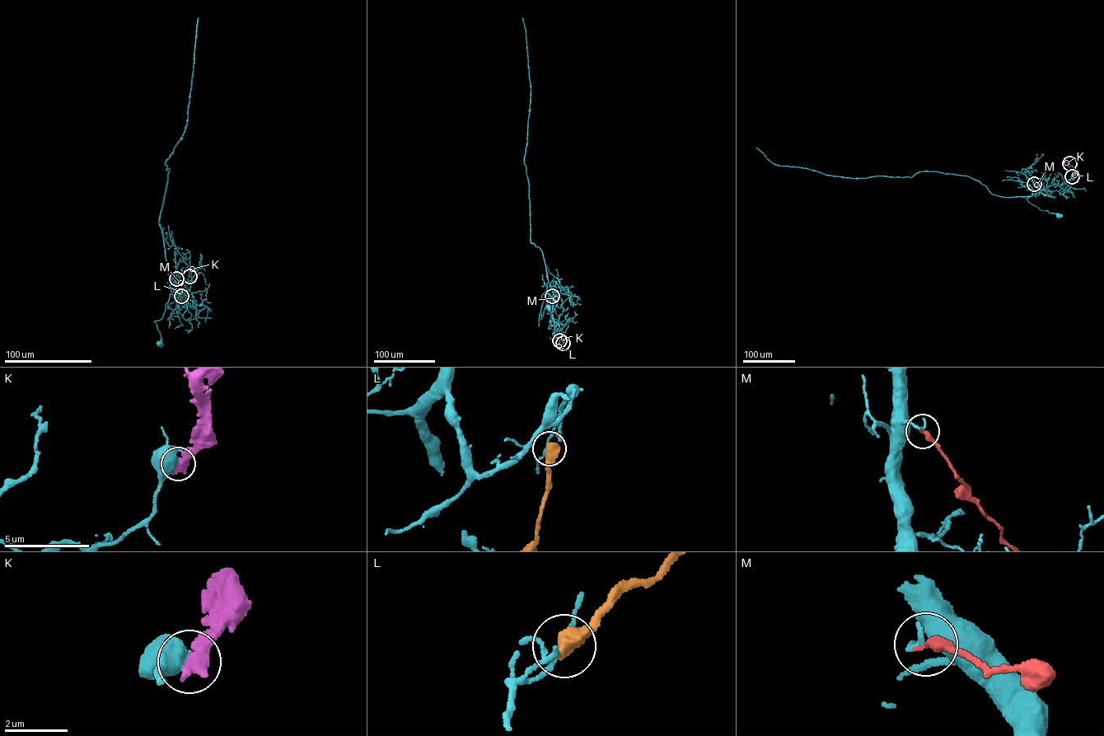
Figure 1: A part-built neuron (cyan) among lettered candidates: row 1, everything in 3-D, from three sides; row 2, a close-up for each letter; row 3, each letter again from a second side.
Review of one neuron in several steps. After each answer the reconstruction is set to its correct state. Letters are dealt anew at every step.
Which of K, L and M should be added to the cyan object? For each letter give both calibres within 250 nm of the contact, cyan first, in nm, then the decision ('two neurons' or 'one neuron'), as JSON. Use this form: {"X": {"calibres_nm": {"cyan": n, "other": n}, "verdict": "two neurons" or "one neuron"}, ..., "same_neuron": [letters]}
{"K": {"calibres_nm": {"cyan": 700, "other": 480}, "verdict": "two neurons"}, "L": {"calibres_nm": {"cyan": 90, "other": 650}, "verdict": "two neurons"}, "M": {"calibres_nm": {"cyan": 160, "other": 320}, "verdict": "two neurons"}, "same_neuron": []}

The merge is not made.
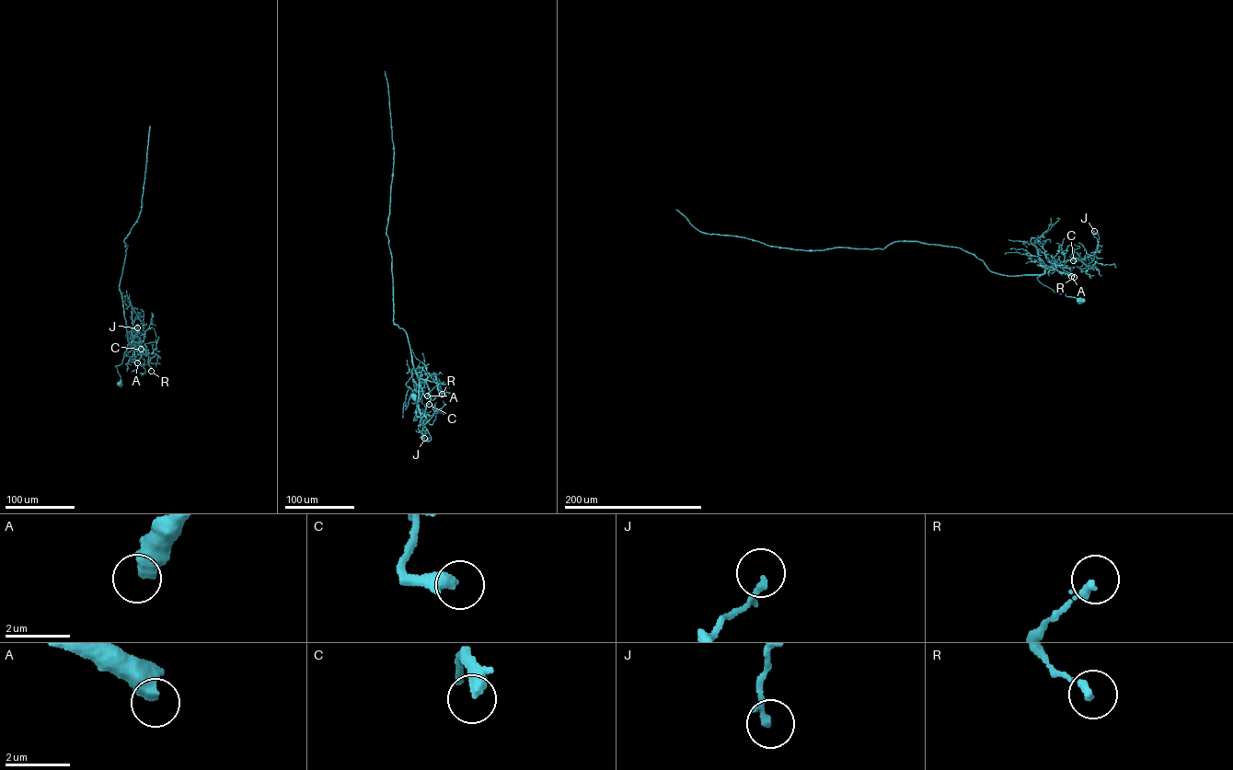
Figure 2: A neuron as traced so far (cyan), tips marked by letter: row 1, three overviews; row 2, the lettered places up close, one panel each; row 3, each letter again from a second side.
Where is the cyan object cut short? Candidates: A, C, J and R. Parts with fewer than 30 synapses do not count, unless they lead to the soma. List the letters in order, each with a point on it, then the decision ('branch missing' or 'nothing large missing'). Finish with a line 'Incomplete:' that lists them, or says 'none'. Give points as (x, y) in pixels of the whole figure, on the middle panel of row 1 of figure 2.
A: (427, 396) | branch missing
C: (429, 404) | nothing large missing
J: (424, 438) | nothing large missing
R: (442, 394) | nothing large missing
Incomplete: A

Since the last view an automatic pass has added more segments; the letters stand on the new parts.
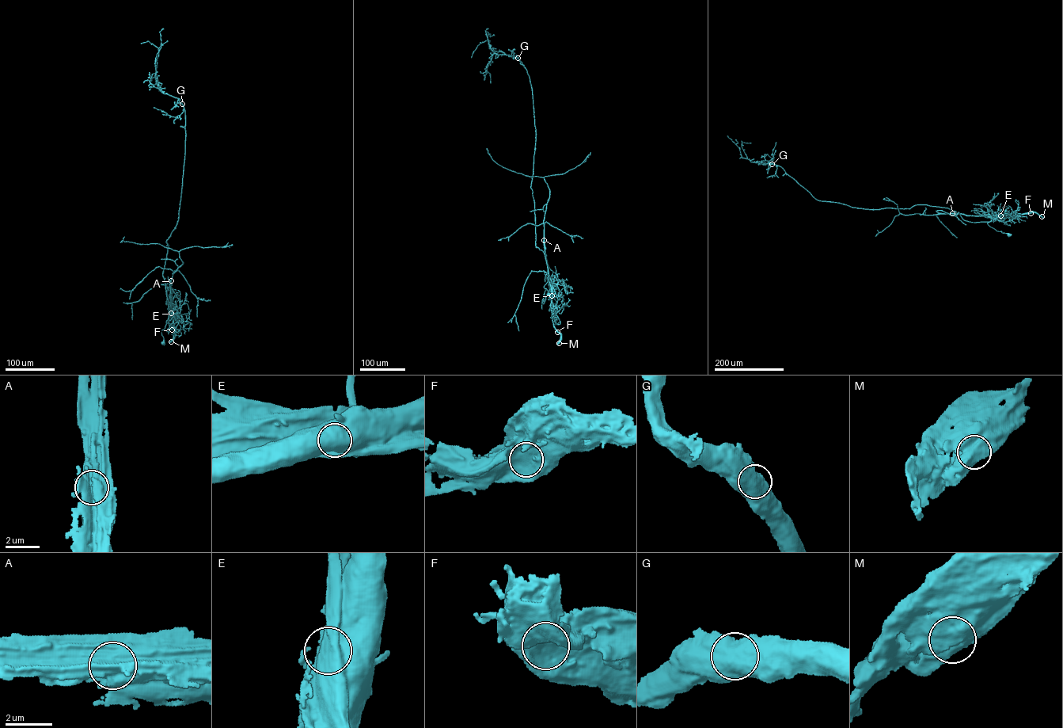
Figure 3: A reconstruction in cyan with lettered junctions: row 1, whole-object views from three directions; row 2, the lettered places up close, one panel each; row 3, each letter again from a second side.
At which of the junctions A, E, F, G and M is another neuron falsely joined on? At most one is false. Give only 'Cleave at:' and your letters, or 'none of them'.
Cleave at: E

